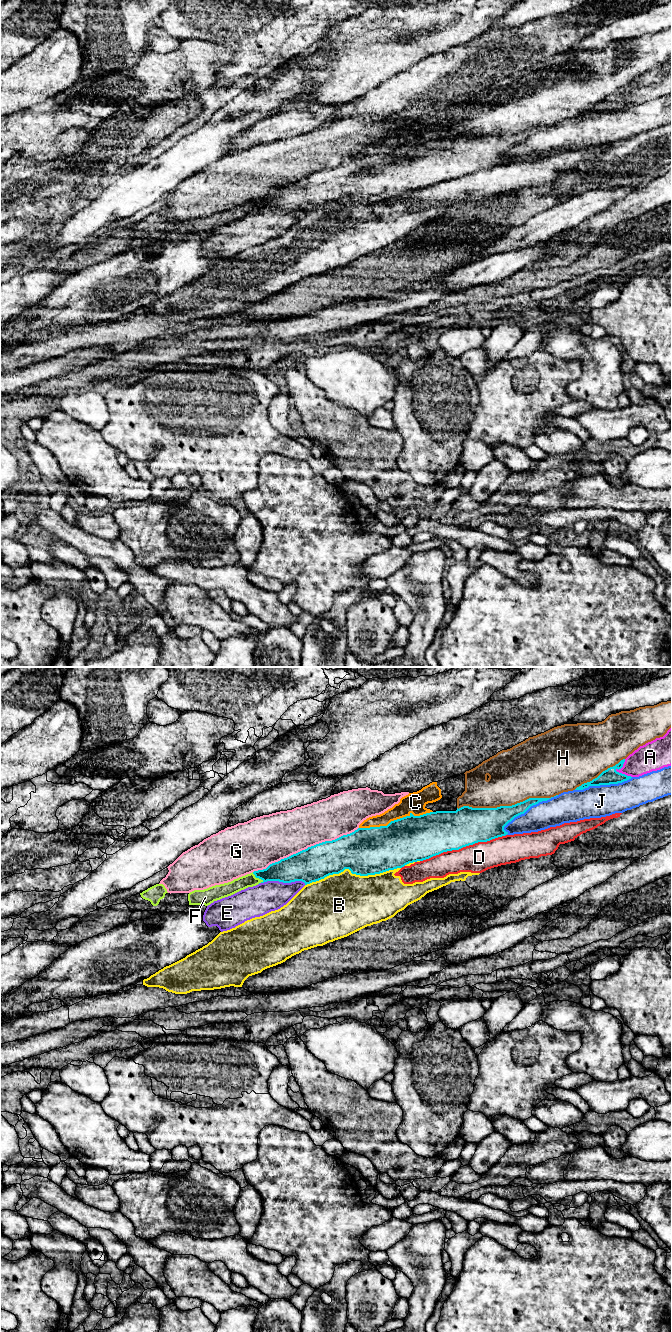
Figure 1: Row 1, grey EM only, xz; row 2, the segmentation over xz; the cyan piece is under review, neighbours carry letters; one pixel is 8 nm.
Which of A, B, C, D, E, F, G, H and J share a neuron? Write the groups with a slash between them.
A / B / C H / D / E / F / G / J

